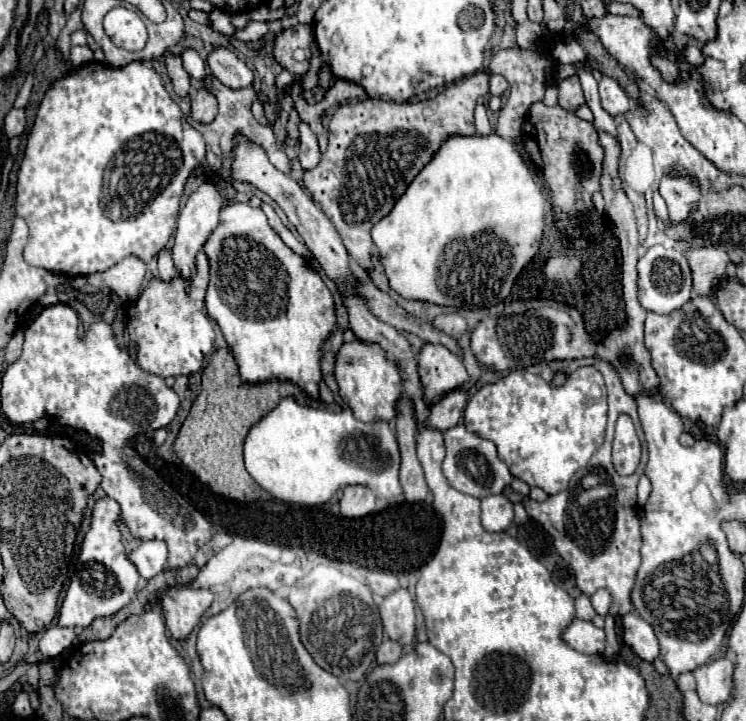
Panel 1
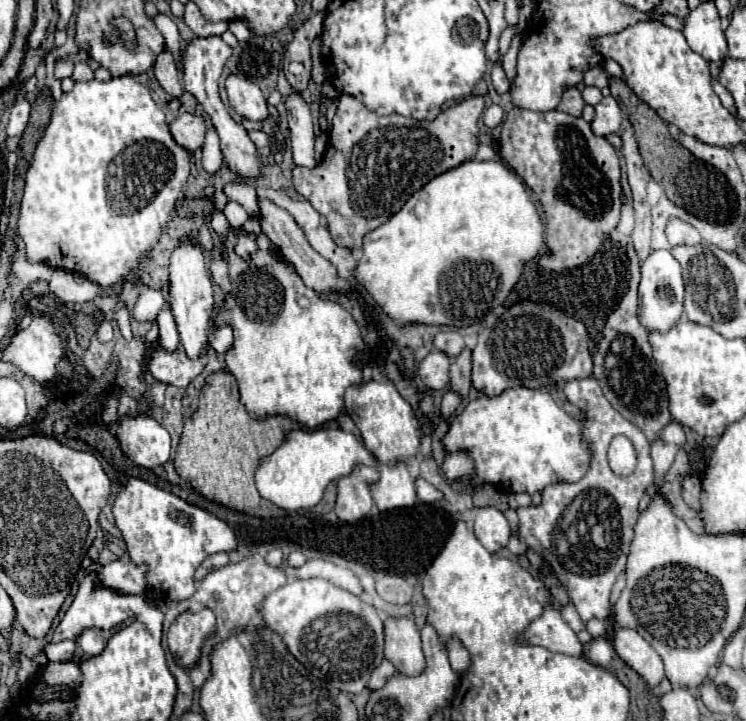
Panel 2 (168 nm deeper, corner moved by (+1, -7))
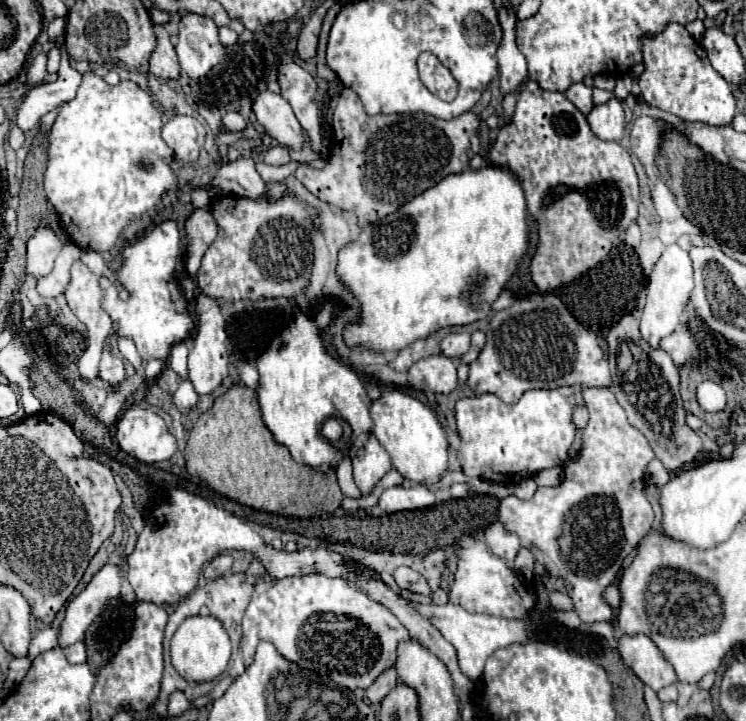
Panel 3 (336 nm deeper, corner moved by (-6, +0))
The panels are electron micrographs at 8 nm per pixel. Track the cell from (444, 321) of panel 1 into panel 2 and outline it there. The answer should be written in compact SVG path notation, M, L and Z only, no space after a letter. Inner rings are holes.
M450 330L450 332L438 332L434 336L434 346L454 360L464 350L464 338L462 338L462 334L458 334L454 330Z

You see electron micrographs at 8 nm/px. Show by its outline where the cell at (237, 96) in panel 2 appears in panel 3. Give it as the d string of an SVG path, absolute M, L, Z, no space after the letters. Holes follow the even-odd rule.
M261 91L253 101L253 111L257 121L263 125L267 135L279 141L279 145L287 149L303 149L305 137L303 129L291 109L291 105L277 93Z

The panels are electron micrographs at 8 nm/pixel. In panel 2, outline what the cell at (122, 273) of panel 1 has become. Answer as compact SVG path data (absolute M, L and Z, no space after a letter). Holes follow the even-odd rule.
M122 306L122 308L114 314L114 318L116 318L116 322L118 322L118 330L120 330L120 334L122 334L126 340L130 340L130 338L132 338L132 330L130 330L132 316L130 316L128 308Z

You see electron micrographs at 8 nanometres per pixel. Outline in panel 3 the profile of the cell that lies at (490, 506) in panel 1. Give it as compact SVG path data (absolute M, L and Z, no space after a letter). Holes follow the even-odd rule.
M495 521L493 525L485 527L485 529L483 529L483 535L485 535L485 541L487 541L489 549L491 549L497 557L505 559L507 563L513 563L515 555L517 555L519 549L521 549L517 535L507 533L501 521Z

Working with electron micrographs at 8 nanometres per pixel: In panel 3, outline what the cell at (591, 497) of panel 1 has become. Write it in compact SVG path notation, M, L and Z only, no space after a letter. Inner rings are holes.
M583 389L583 401L589 409L589 423L583 431L583 447L579 457L565 461L563 481L555 487L539 487L531 499L519 499L509 495L501 501L499 519L505 523L505 531L513 531L521 547L527 547L533 557L565 581L567 593L575 605L575 613L583 623L611 621L613 609L603 601L603 589L615 581L623 559L631 549L647 535L653 523L653 509L643 491L643 475L647 463L655 457L647 439L629 425L625 409L617 403L611 389Z

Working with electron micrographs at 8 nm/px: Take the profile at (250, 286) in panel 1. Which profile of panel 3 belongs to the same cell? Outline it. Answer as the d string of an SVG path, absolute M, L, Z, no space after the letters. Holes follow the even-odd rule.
M331 303L321 305L315 313L303 313L295 307L295 321L275 337L269 349L257 359L261 375L257 395L267 429L279 445L289 449L297 463L321 473L337 469L345 457L353 459L373 427L369 417L371 399L365 393L365 381L351 367L331 357L323 345L321 333L331 323L333 313L335 307ZM327 417L337 417L351 425L351 441L343 449L337 449L329 439L321 437L321 425Z

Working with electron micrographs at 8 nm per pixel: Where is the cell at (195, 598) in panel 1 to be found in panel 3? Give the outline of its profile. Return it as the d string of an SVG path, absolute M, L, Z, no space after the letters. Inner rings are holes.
M213 617L185 619L171 639L171 663L185 681L195 681L195 683L213 681L225 671L229 657L231 657L229 635L223 629L223 625Z

